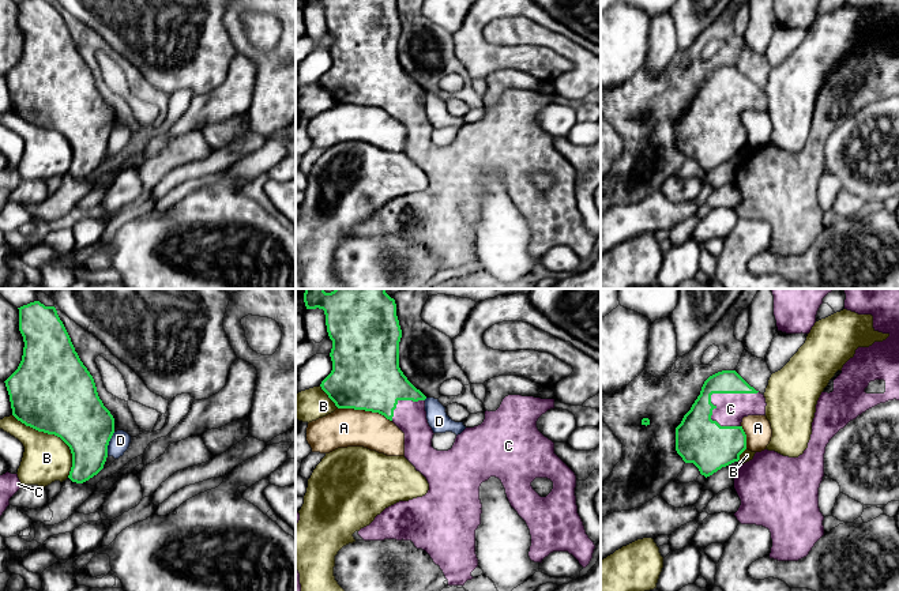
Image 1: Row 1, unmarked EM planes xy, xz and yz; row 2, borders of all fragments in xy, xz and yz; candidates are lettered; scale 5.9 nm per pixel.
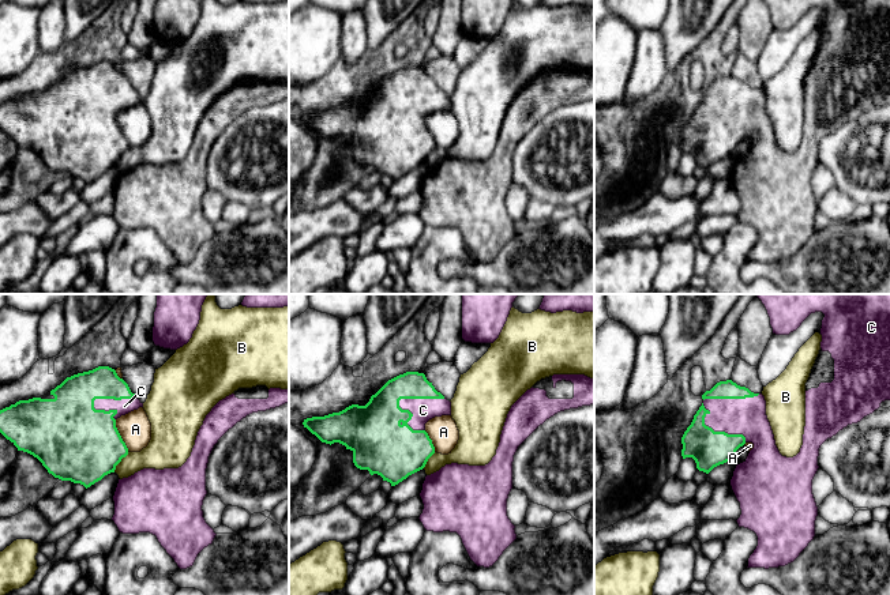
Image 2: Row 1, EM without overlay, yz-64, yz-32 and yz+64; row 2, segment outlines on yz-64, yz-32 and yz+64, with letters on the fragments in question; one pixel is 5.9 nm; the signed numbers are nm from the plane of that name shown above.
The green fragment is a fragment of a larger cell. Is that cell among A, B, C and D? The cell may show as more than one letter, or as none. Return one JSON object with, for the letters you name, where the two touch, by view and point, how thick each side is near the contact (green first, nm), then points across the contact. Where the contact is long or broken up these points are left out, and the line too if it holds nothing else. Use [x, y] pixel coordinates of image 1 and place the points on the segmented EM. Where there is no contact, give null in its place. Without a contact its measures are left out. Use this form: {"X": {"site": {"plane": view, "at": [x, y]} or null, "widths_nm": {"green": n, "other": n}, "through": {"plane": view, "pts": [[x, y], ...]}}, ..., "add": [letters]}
{"C": {"site": {"plane": "yz", "at": [722, 392]}, "widths_nm": {"green": 190, "other": 180}}, "add": ["C"]}

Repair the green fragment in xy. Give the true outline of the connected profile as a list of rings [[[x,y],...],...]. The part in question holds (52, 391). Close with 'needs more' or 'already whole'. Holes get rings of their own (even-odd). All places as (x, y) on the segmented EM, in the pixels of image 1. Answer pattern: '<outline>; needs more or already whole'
[[[34,301],[18,309],[23,355],[18,369],[4,381],[12,415],[26,426],[60,437],[72,453],[68,478],[83,483],[104,468],[114,418],[99,399],[94,379],[75,351],[56,308]]]; already whole

